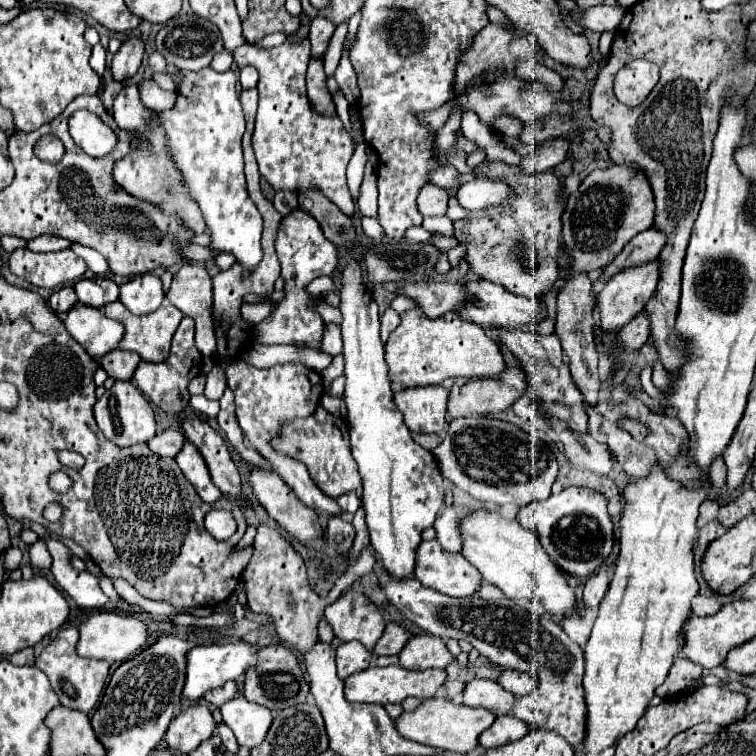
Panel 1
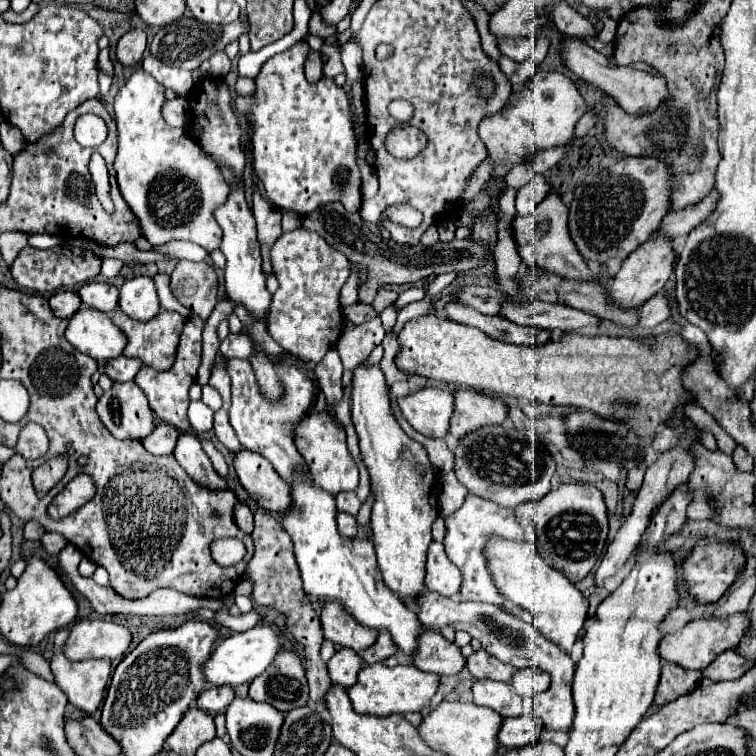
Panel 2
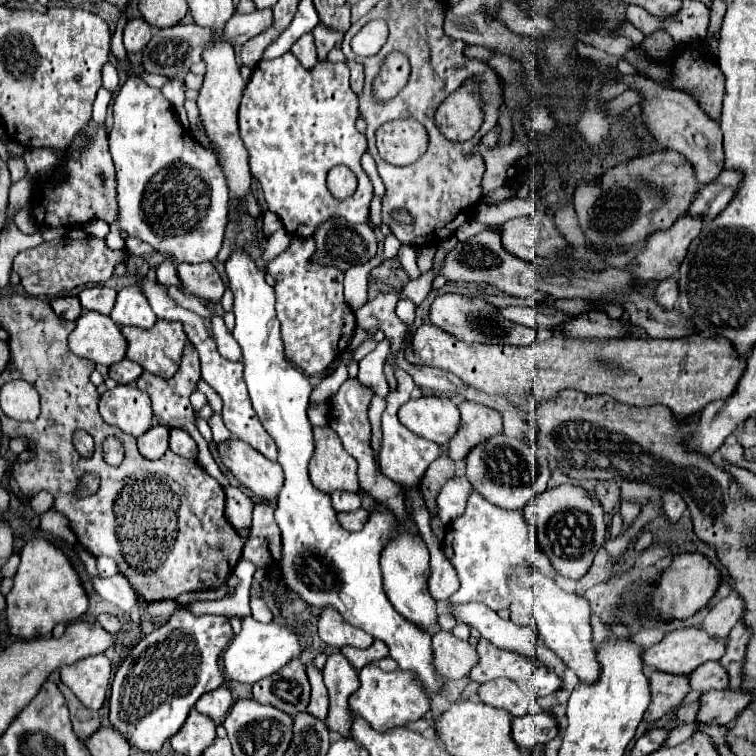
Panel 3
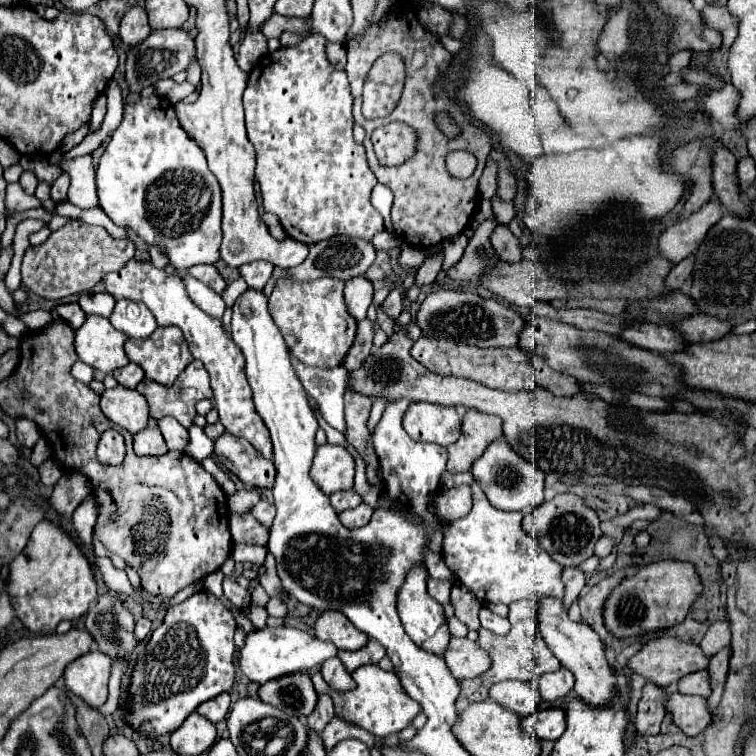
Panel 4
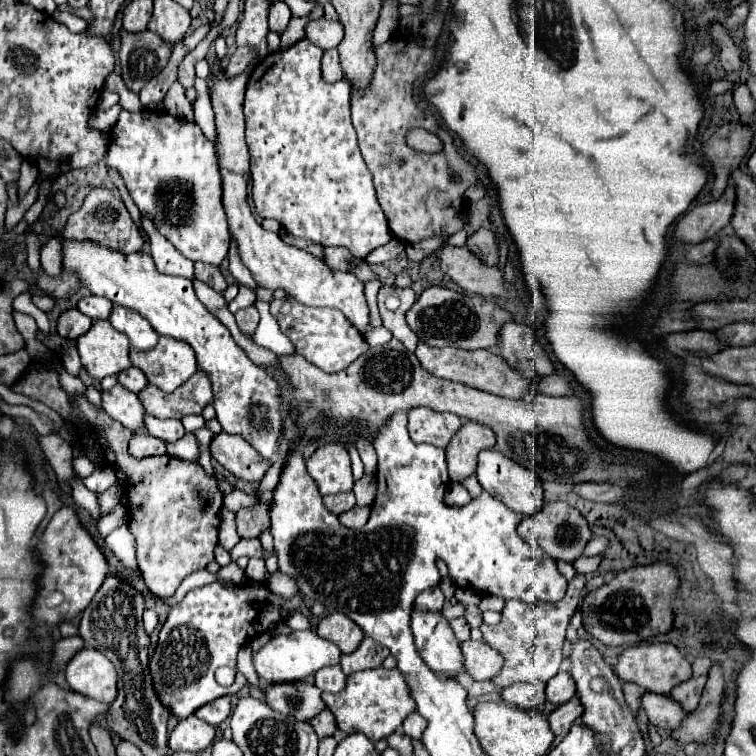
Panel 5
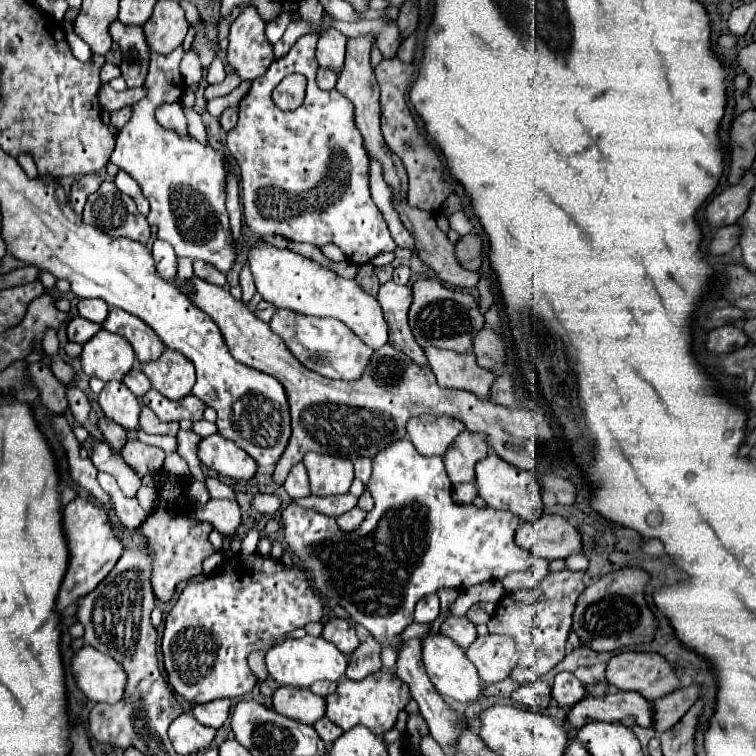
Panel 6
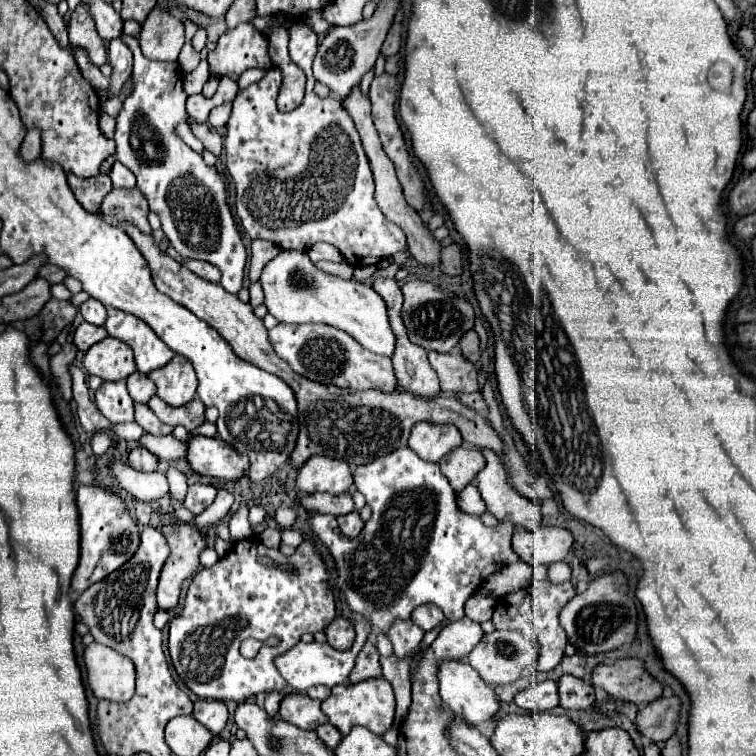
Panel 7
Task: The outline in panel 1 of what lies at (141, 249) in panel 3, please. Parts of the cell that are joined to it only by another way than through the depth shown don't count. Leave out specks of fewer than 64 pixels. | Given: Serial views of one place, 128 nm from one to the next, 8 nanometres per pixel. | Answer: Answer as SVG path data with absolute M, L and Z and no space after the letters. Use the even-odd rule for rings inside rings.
M210 66L200 72L182 72L184 80L178 88L176 106L160 112L158 120L166 128L168 146L172 146L174 160L188 180L192 198L200 204L204 220L210 228L210 248L234 254L248 276L262 260L262 216L246 190L242 134L244 114L240 106L236 72L214 72Z

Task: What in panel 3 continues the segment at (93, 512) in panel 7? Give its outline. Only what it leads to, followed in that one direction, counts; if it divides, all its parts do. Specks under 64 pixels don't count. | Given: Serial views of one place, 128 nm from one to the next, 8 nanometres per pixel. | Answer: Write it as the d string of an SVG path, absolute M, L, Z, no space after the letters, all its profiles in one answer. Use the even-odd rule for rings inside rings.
M32 538L20 554L14 586L6 596L10 632L20 638L48 636L58 622L72 622L88 610L88 594L68 556L44 538Z

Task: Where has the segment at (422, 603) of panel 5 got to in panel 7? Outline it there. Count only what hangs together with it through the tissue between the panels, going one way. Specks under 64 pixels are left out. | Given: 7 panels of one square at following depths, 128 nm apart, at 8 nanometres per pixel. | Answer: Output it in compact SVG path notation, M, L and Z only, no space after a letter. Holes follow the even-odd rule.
M424 604L412 612L412 622L422 630L432 630L444 622L444 614L440 612L440 608L436 608L436 604Z

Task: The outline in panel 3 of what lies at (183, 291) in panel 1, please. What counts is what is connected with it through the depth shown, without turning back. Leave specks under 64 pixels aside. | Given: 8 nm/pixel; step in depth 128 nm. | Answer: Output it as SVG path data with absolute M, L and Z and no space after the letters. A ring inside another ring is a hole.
M210 262L178 264L178 276L188 294L200 300L220 302L226 286Z

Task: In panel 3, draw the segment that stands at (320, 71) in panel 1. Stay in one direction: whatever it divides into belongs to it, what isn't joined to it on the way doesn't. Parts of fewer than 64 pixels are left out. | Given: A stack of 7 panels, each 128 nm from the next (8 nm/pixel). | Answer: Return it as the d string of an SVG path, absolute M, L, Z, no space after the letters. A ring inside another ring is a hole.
M308 32L308 34L304 34L304 36L300 36L294 44L292 44L292 48L290 48L290 52L306 66L306 68L312 68L314 64L316 64L316 46L314 46L314 36Z

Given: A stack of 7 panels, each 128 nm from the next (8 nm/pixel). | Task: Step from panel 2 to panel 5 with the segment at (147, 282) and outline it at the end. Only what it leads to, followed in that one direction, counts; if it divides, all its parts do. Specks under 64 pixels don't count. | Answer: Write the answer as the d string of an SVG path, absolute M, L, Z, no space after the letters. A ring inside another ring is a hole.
M114 306L108 322L122 334L126 334L132 342L132 348L138 352L146 352L158 344L156 330L148 324L146 318L140 318L138 312L132 312L124 306Z

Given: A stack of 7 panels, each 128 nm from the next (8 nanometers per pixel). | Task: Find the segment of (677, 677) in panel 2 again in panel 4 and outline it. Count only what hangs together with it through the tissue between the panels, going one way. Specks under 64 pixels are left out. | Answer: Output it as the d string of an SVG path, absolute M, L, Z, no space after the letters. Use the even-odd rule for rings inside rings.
M646 682L642 690L642 700L638 702L638 714L636 714L636 730L646 736L656 736L660 732L660 724L666 716L664 712L664 698L668 692L652 682Z

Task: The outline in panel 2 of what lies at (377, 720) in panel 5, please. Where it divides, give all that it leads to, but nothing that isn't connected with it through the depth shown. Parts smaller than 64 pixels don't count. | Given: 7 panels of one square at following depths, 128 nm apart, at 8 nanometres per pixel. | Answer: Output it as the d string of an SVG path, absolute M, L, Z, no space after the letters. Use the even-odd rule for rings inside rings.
M372 664L360 670L358 682L348 690L348 696L358 714L390 716L390 714L420 712L422 708L430 706L430 700L436 694L436 688L438 688L438 676L416 670L412 664L396 666L396 668L388 668L384 664Z

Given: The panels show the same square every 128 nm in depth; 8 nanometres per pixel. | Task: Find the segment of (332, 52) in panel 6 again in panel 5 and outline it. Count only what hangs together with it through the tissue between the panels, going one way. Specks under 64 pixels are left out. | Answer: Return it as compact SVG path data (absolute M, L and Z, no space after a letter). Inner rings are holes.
M326 18L312 20L306 26L306 38L322 50L336 48L342 40L342 24L340 22L328 22Z

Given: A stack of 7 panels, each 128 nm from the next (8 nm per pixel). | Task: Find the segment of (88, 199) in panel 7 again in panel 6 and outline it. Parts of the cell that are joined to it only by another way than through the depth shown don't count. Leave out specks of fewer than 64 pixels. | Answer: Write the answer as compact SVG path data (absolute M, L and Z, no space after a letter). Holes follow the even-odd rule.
M98 174L80 176L80 178L74 180L72 190L70 190L70 200L72 200L76 212L82 212L82 210L84 210L86 198L88 198L92 192L96 192L96 188L98 188L100 184L102 184L102 176L98 176Z

